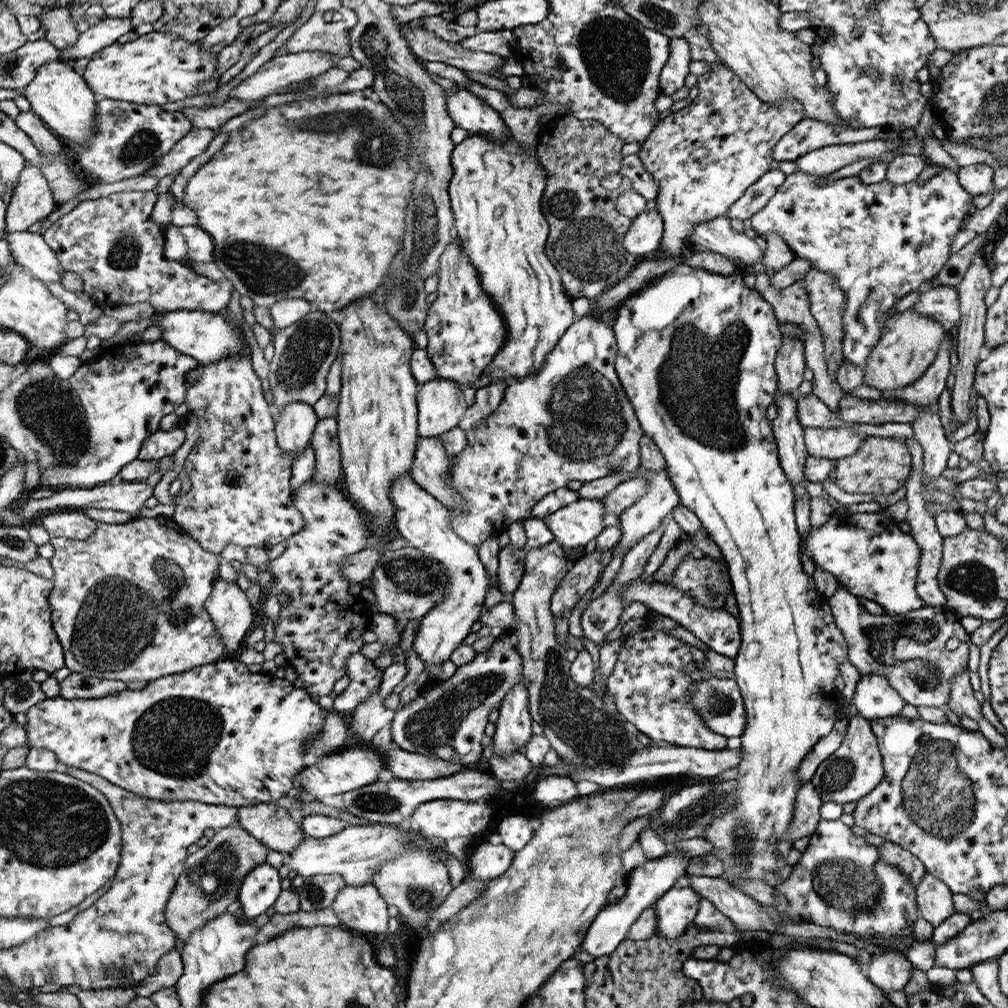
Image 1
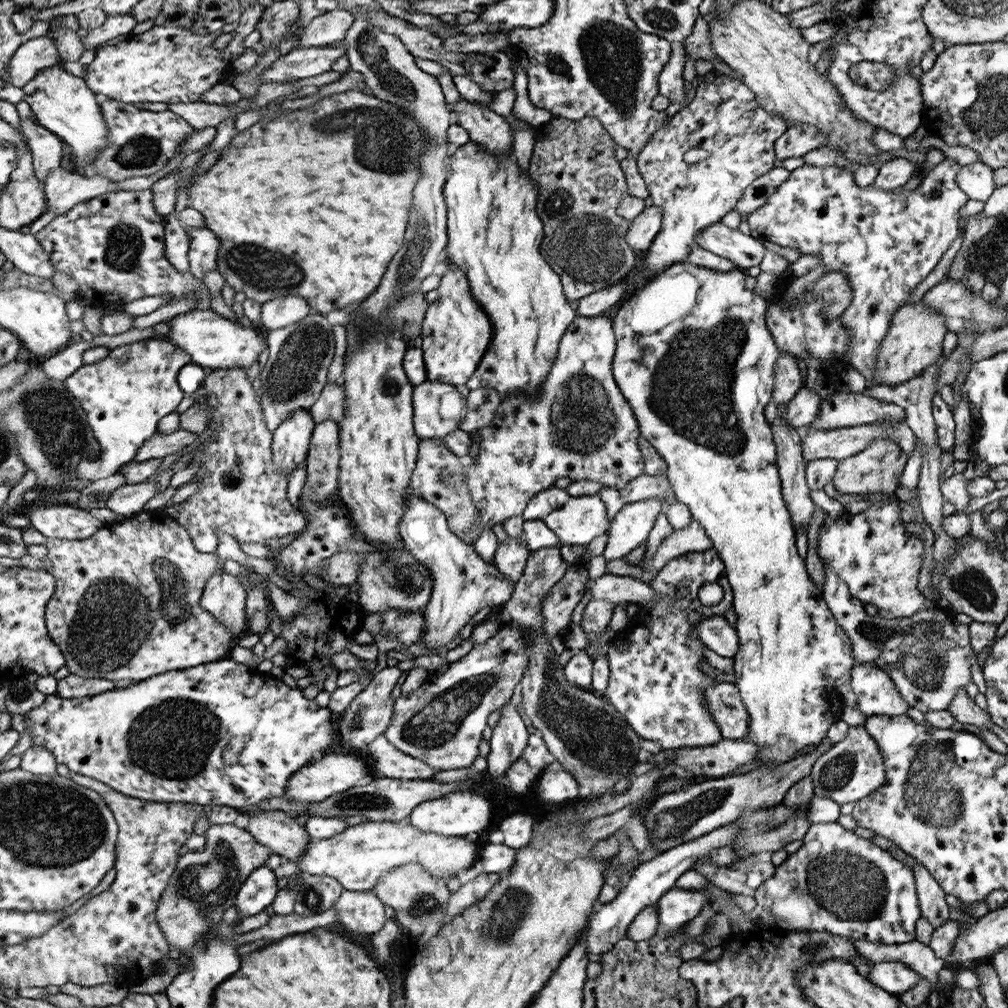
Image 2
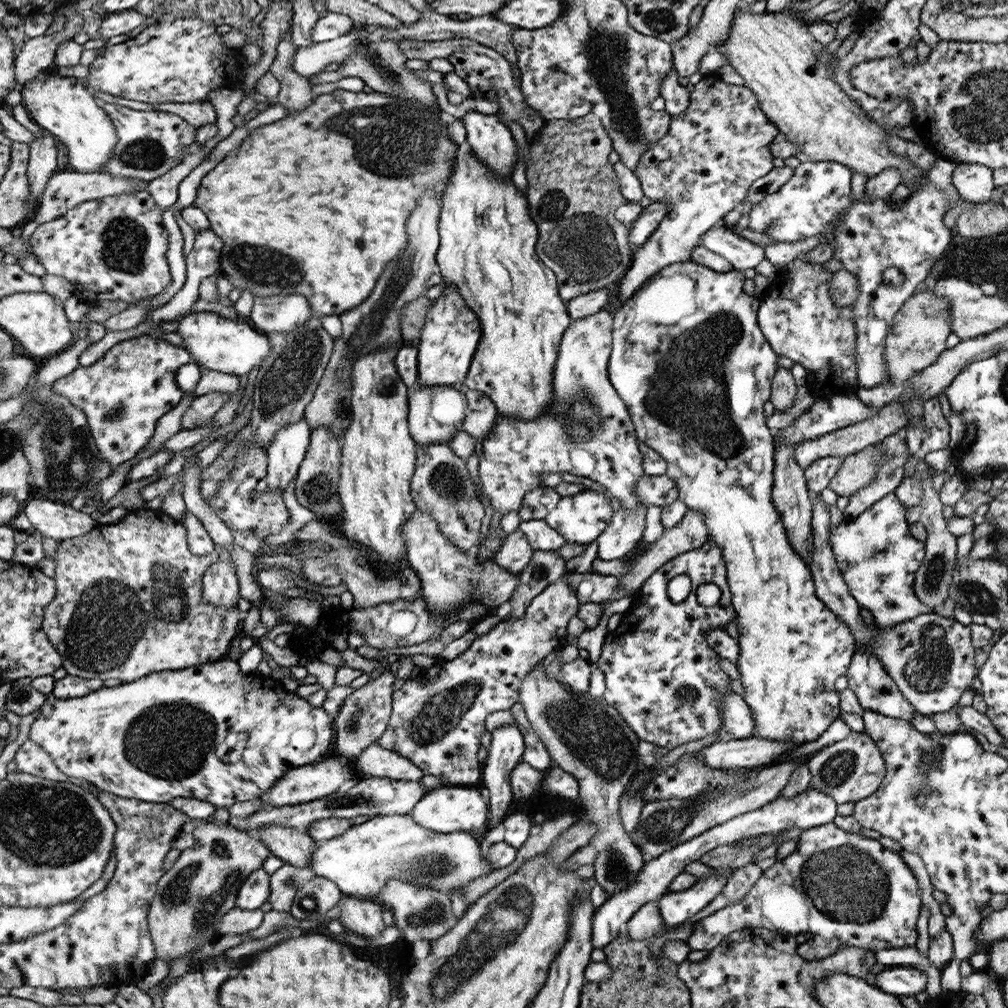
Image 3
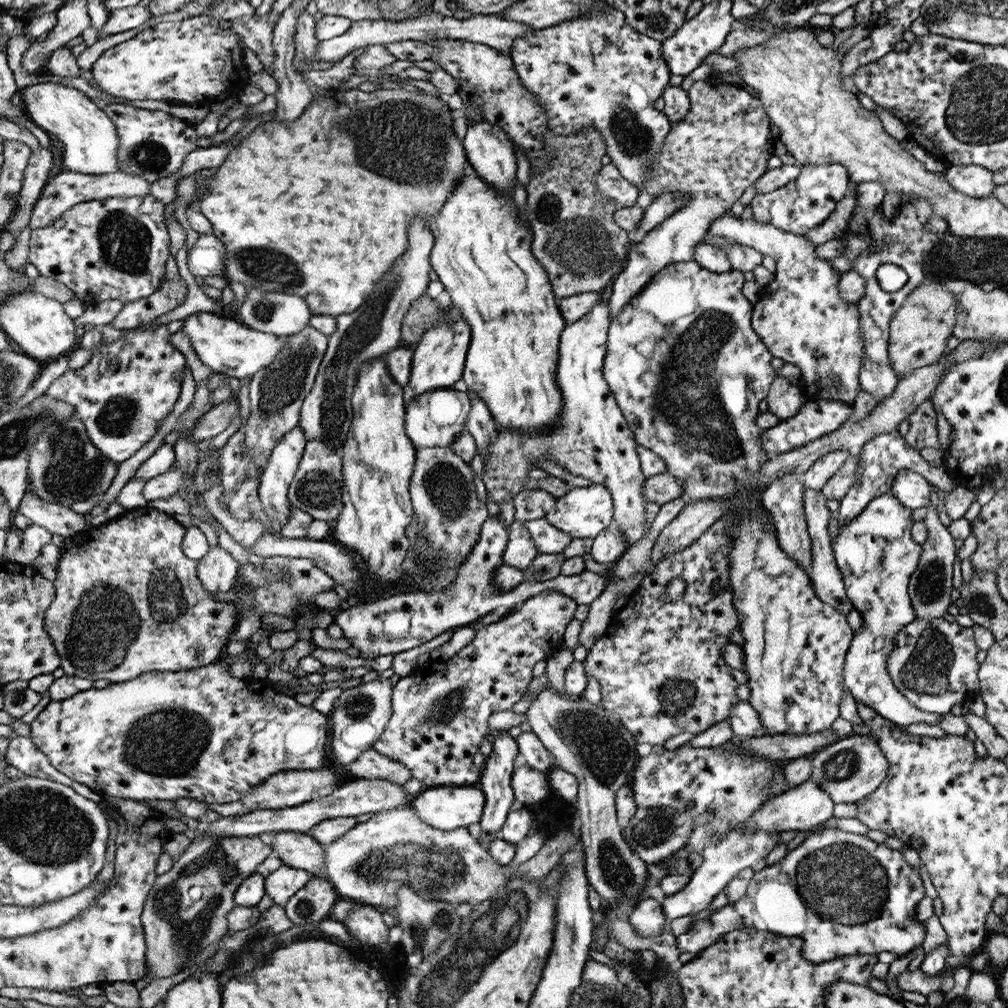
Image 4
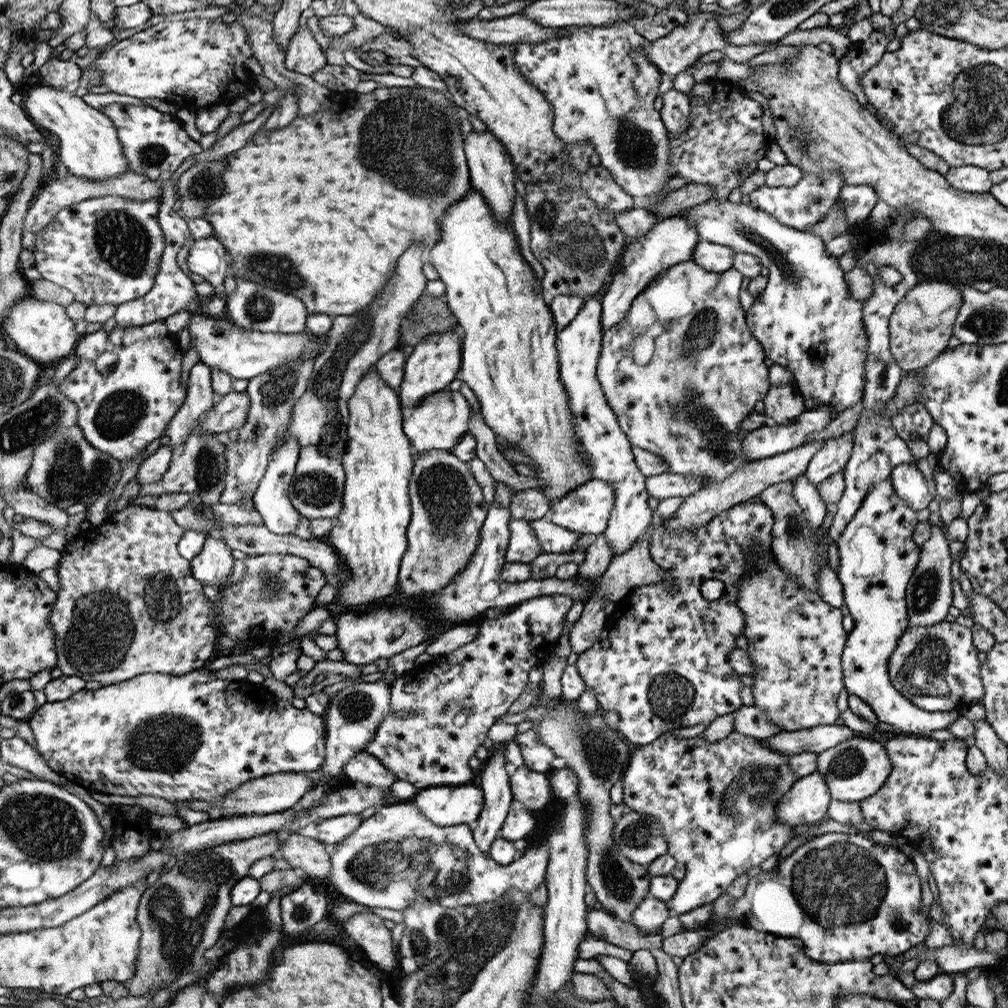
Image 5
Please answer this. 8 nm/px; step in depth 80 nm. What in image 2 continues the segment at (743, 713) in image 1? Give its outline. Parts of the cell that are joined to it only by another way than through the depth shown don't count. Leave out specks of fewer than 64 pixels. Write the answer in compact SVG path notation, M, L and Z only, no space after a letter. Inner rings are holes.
M717 682L706 689L705 699L723 736L727 739L744 739L748 736L749 711L736 683Z

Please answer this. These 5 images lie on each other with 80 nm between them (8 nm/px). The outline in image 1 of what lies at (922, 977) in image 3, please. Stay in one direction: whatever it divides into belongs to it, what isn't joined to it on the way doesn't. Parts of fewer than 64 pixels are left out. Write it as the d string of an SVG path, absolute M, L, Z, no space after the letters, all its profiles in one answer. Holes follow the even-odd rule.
M901 952L872 954L865 975L882 991L900 991L910 982L913 964Z

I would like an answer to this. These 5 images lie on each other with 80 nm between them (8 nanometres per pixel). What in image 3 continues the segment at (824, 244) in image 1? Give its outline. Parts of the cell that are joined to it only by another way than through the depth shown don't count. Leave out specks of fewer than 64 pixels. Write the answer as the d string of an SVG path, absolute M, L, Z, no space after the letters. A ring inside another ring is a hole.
M937 160L934 168L928 171L927 180L898 208L894 208L889 199L862 196L851 200L851 178L853 173L847 166L840 164L820 164L818 161L803 161L795 168L791 179L776 192L765 197L752 206L749 213L749 227L755 231L768 233L773 242L800 242L804 238L818 237L821 244L832 245L836 260L840 260L843 268L855 274L858 279L860 293L856 302L850 306L857 326L857 352L859 388L876 388L891 380L887 369L885 340L892 331L893 318L900 312L901 306L917 293L918 286L927 279L934 262L950 244L950 230L943 223L944 213L958 200L962 199L960 191L953 185L953 172L958 166L956 160ZM893 266L904 273L904 283L896 288L887 288L882 278L885 268Z

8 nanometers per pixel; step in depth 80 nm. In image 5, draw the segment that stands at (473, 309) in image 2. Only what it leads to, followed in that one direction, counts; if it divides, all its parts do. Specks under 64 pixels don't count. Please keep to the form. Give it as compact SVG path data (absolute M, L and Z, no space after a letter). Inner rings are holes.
M457 326L442 334L430 334L415 346L415 350L406 358L404 376L398 388L402 410L418 406L423 398L442 391L456 379L456 373L461 368L461 333L462 330Z

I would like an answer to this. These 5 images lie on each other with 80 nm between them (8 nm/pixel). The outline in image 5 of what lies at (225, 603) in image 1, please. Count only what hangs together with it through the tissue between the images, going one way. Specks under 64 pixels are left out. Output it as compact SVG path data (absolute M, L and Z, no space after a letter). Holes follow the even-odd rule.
M205 535L202 552L191 561L193 577L203 585L222 589L229 584L226 577L232 570L234 560L231 549L223 541Z

